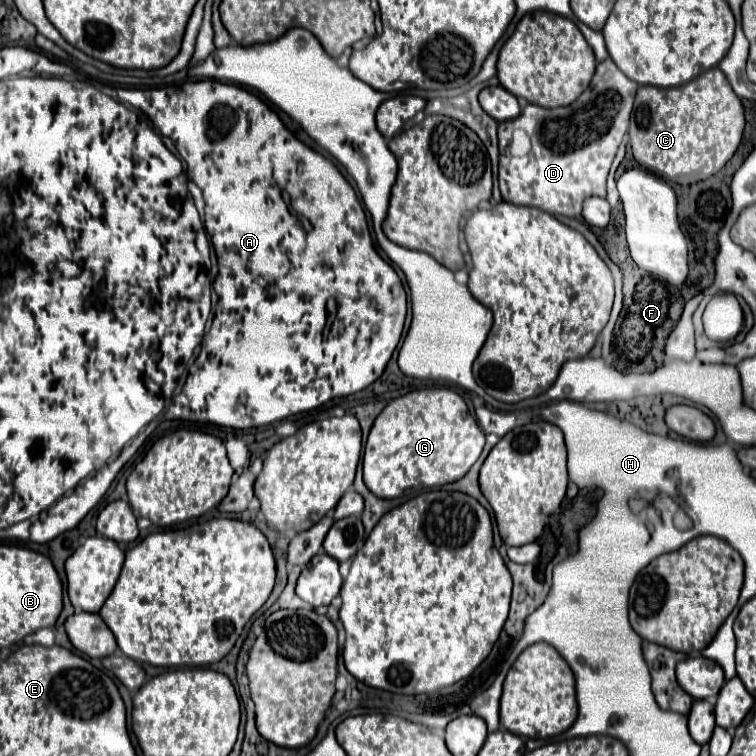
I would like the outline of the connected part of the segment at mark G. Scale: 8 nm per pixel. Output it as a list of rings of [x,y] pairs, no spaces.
[[[420,389],[390,401],[376,417],[364,447],[364,483],[380,499],[400,497],[408,489],[430,489],[454,483],[468,473],[484,447],[484,433],[470,415],[464,399],[452,389]]]

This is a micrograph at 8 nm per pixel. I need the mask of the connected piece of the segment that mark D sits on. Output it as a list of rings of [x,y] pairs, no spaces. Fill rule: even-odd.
[[[612,59],[598,63],[596,73],[592,77],[590,87],[574,101],[574,107],[556,107],[546,109],[538,105],[526,105],[516,119],[498,123],[498,143],[500,143],[500,193],[504,201],[514,205],[538,207],[552,215],[566,215],[566,217],[580,217],[582,201],[586,197],[598,195],[606,197],[606,177],[614,155],[622,143],[624,133],[628,131],[628,121],[632,113],[632,103],[636,95],[638,83],[630,81]],[[514,129],[524,129],[532,139],[532,151],[526,157],[512,157],[508,153],[508,145],[512,139]]]

